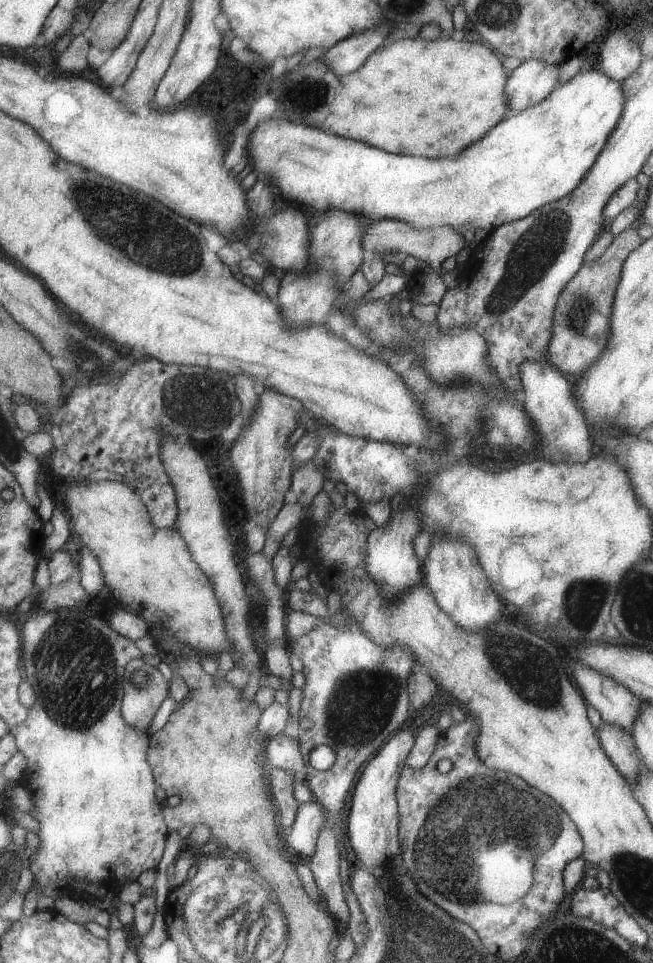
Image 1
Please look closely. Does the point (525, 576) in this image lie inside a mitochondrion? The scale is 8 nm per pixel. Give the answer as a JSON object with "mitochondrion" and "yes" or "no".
{"mitochondrion":"no"}

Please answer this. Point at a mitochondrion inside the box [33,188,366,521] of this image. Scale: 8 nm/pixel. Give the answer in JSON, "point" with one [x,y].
{"point":[201,391]}

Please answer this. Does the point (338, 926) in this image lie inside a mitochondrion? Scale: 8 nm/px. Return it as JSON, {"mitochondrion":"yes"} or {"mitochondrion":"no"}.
{"mitochondrion":"no"}

